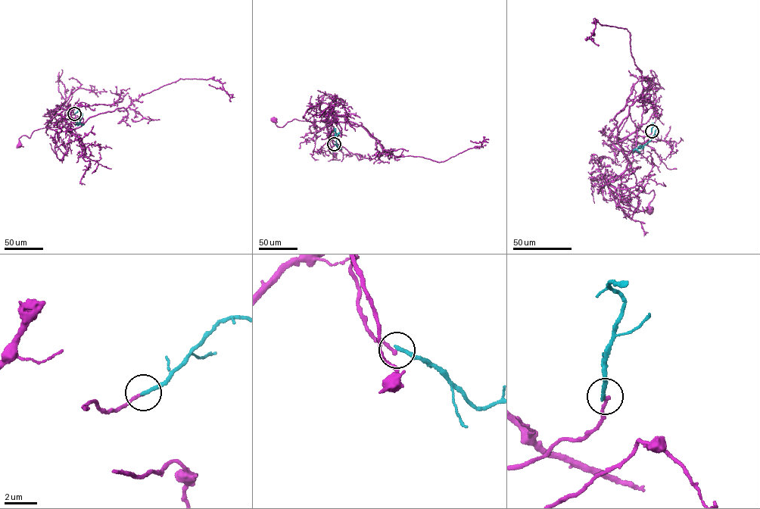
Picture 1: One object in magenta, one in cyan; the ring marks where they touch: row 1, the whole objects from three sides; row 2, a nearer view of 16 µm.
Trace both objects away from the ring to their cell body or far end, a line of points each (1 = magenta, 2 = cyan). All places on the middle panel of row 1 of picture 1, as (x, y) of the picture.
1: (334, 144), (331, 137), (336, 133), (331, 123), (295, 119), (280, 127), (272, 119)
2: (334, 144), (341, 148), (336, 142), (335, 130), (331, 132)

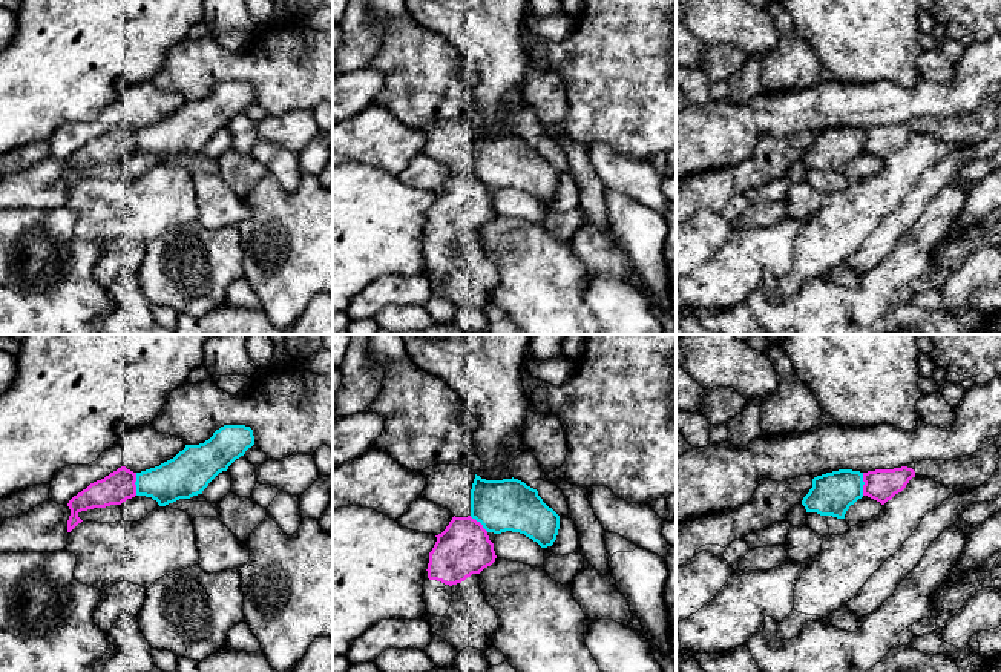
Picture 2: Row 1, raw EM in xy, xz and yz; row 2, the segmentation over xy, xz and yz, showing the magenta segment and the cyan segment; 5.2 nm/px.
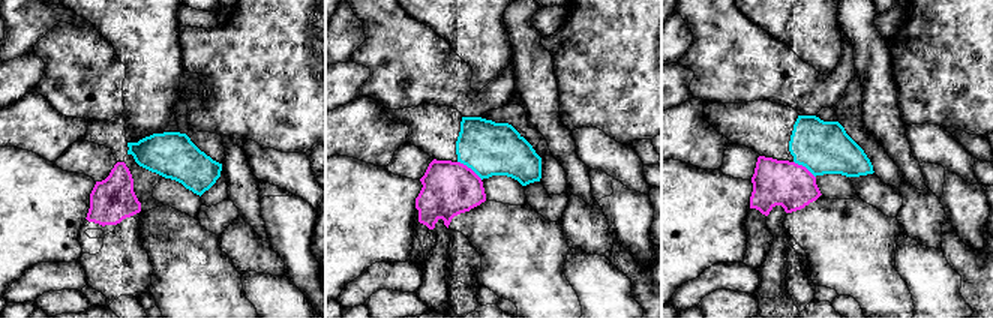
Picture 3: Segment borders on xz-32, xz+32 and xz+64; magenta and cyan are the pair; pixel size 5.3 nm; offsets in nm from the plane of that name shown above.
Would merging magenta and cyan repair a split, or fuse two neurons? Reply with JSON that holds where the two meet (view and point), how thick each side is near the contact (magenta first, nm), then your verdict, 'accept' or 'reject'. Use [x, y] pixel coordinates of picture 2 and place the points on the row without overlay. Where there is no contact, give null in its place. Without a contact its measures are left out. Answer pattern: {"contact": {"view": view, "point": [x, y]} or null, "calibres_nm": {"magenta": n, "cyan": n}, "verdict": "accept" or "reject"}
{"contact": {"view": "xy", "point": [134, 140]}, "calibres_nm": {"magenta": 160, "cyan": 220}, "verdict": "reject"}

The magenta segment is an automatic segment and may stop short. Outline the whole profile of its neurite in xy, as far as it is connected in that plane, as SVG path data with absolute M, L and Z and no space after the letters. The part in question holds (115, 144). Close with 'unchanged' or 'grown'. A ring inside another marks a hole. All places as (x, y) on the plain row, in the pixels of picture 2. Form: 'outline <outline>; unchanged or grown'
outline M126 123L118 124L101 137L90 140L86 146L74 152L67 163L71 172L67 176L67 189L71 189L83 176L78 173L81 167L94 164L106 164L121 161L127 155L136 152L136 129Z; unchanged

